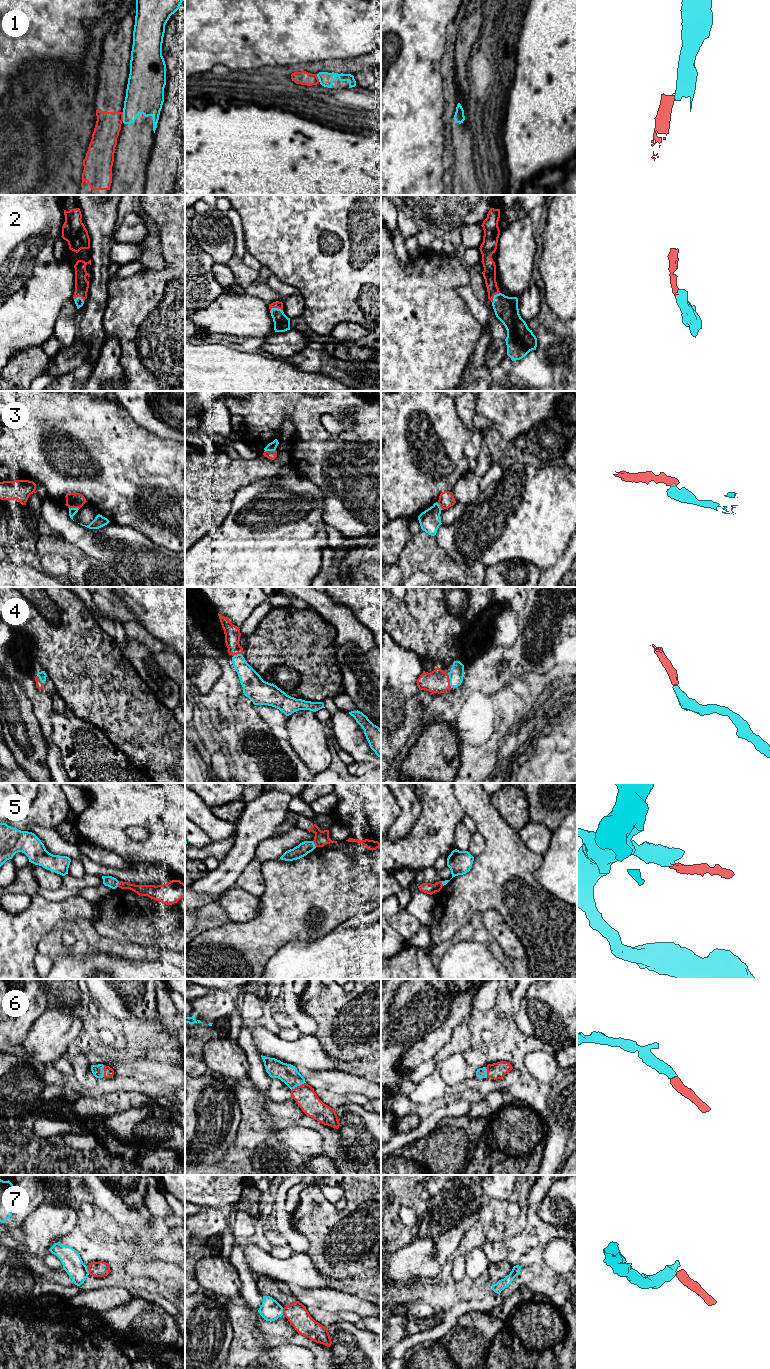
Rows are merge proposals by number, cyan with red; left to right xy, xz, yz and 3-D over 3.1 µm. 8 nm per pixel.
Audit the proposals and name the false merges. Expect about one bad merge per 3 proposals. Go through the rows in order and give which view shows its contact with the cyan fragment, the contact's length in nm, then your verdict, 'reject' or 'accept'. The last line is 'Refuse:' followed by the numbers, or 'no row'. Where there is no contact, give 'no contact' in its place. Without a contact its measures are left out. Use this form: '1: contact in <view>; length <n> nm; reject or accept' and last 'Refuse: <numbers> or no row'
1: contact in xy; length 70 nm; reject
2: contact in xz; length 110 nm; accept
3: contact in xz; length 90 nm; reject
4: contact in yz; length 120 nm; accept
5: contact in xy; length 50 nm; reject
6: contact in xz; length 140 nm; accept
7: contact in xy; length 70 nm; reject
Refuse: 1, 3, 5, 7

